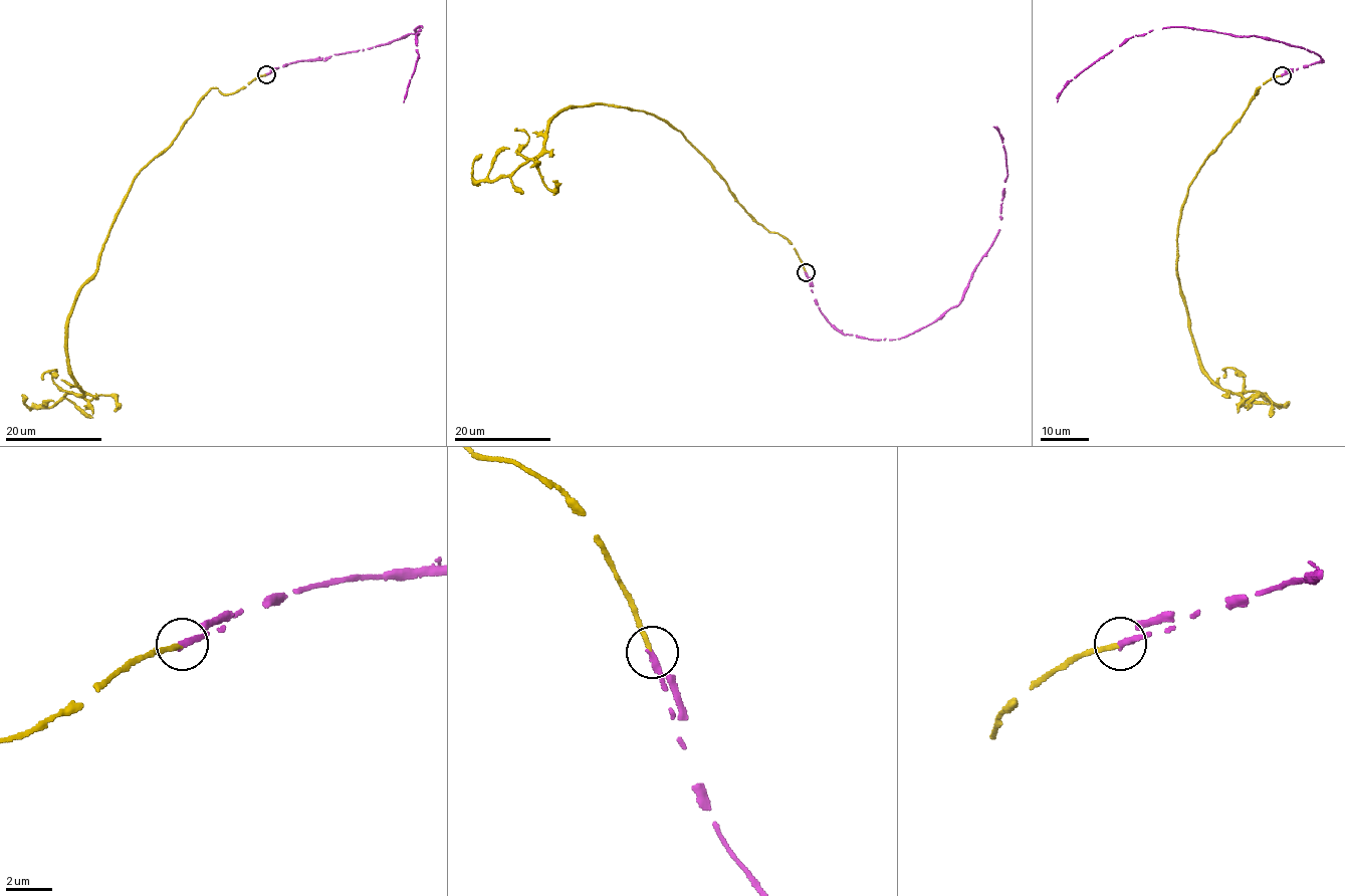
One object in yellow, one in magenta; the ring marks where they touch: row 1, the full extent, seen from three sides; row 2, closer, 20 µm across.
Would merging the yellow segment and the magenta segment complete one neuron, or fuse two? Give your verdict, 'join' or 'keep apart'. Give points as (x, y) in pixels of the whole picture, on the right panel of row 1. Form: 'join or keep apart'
join

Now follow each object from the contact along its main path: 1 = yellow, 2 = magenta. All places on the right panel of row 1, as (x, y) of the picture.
1: (1282, 75), (1256, 89), (1208, 154), (1178, 228), (1176, 270), (1198, 364), (1222, 389), (1284, 405), (1259, 395)
2: (1282, 74), (1323, 59), (1304, 48), (1255, 35), (1168, 26), (1132, 36), (1097, 59), (1069, 82), (1057, 101)

